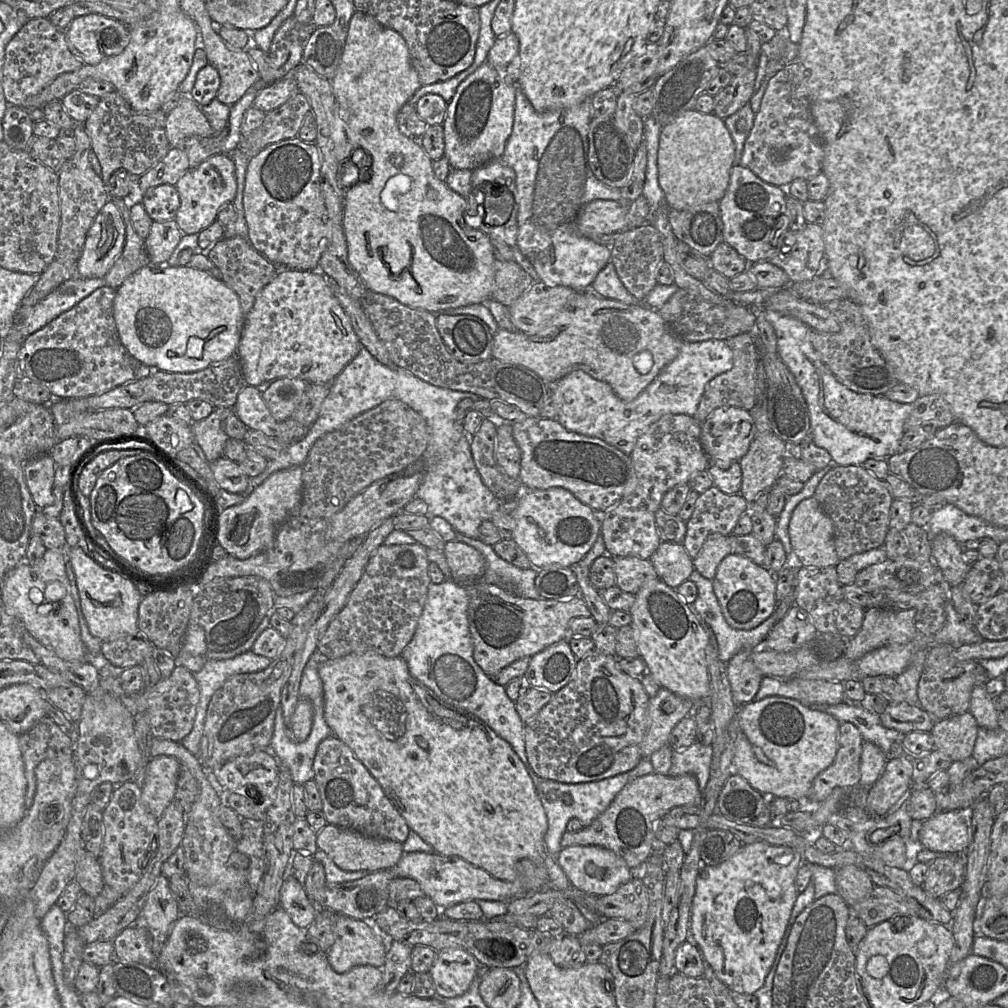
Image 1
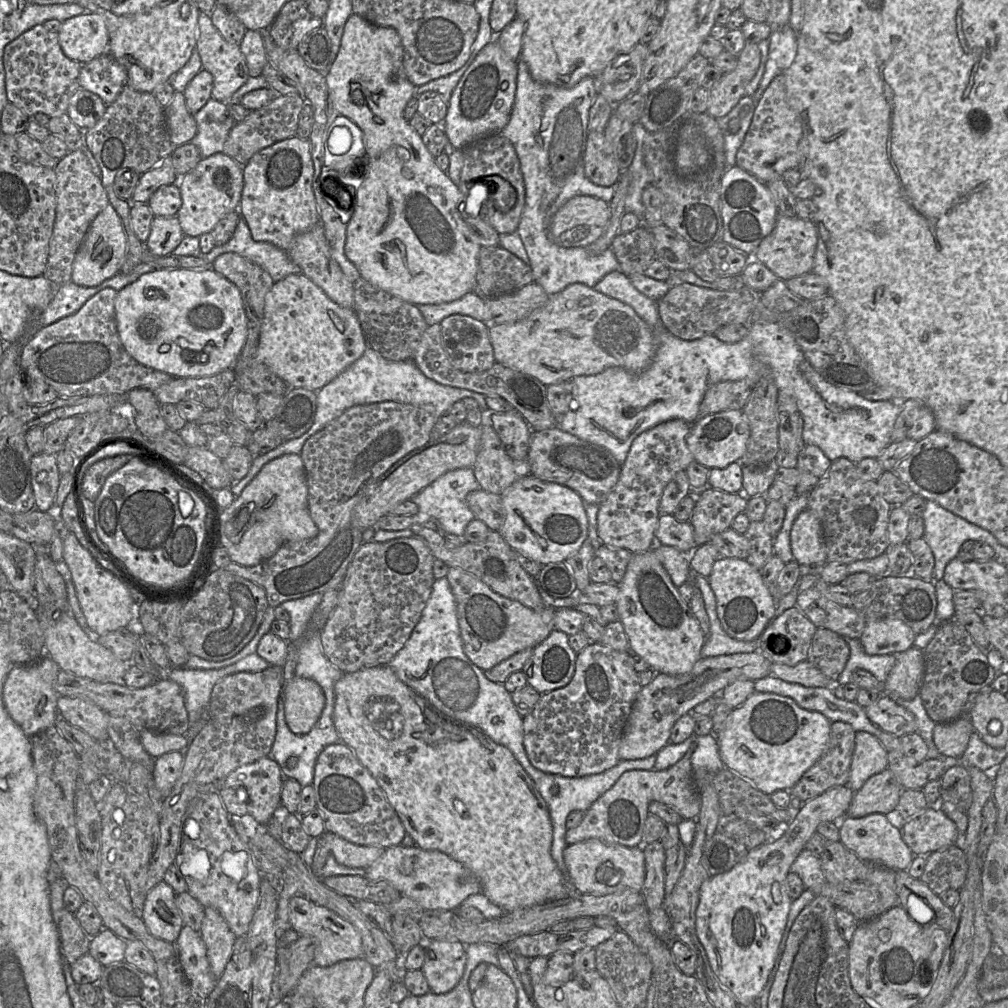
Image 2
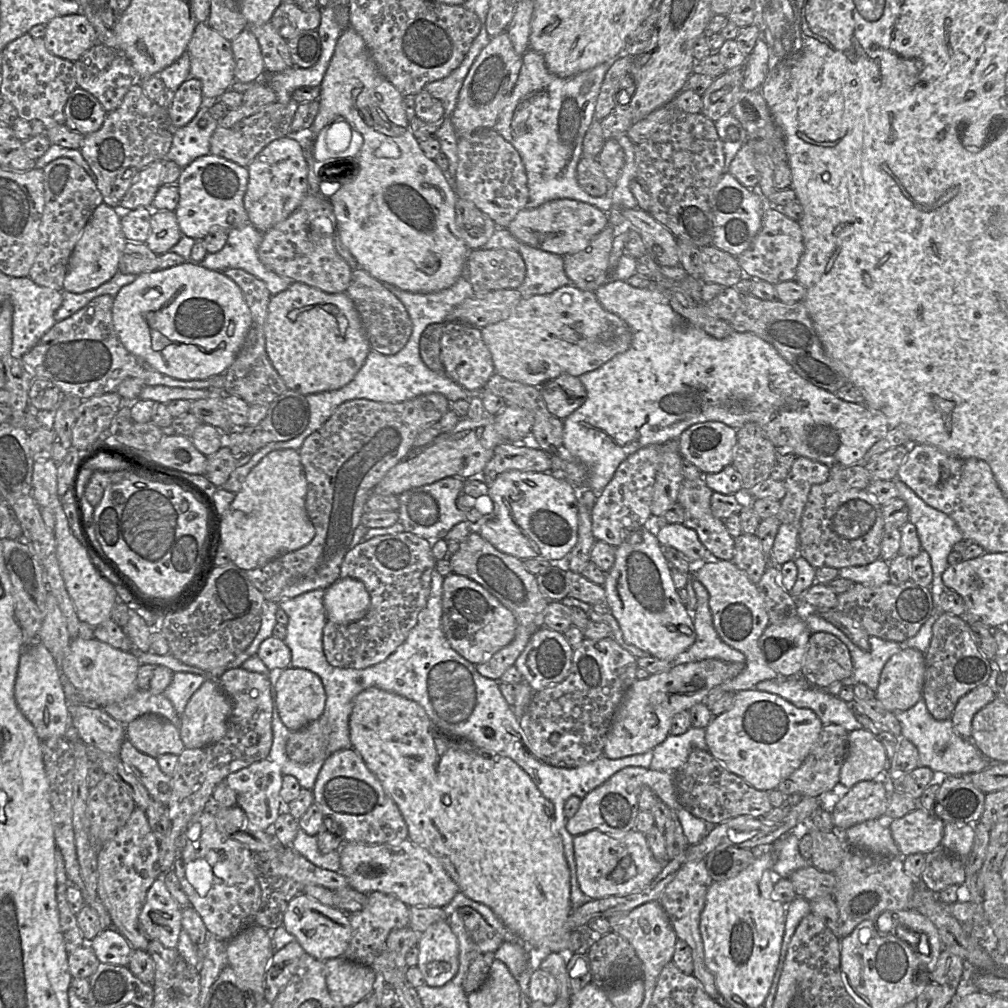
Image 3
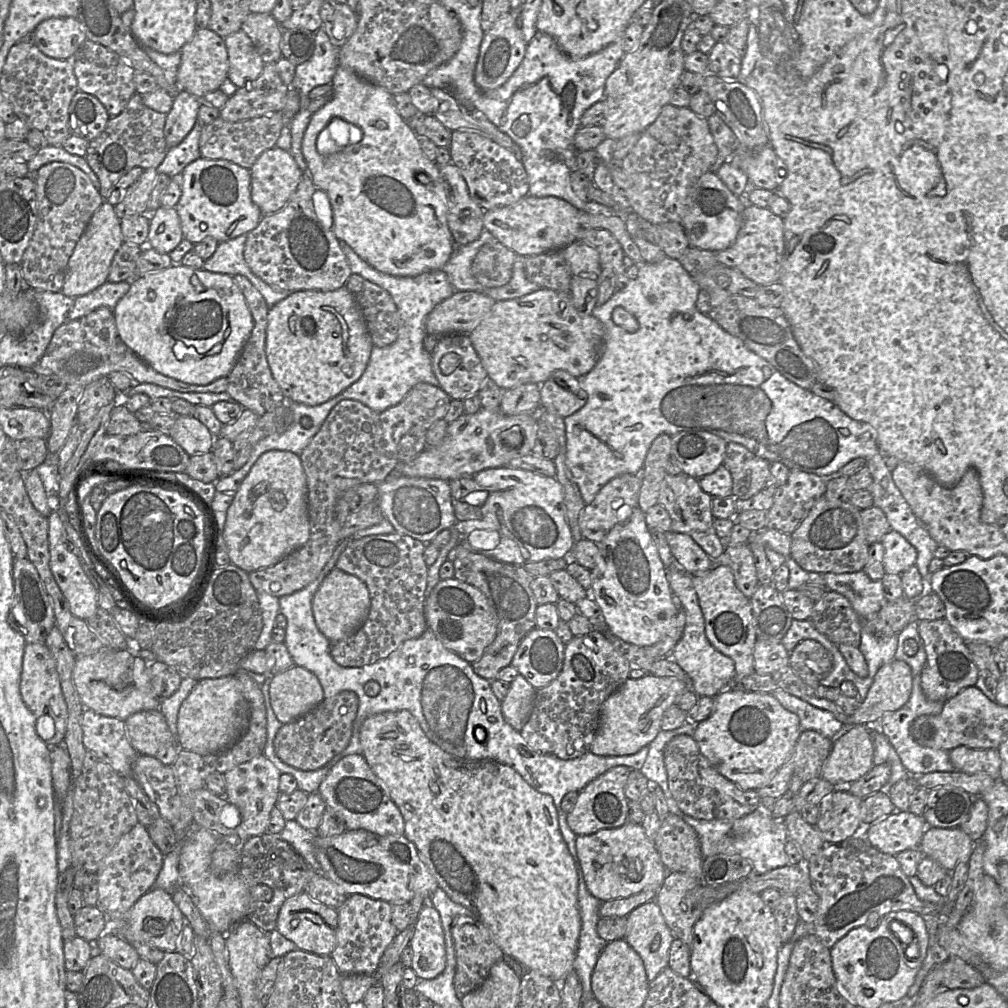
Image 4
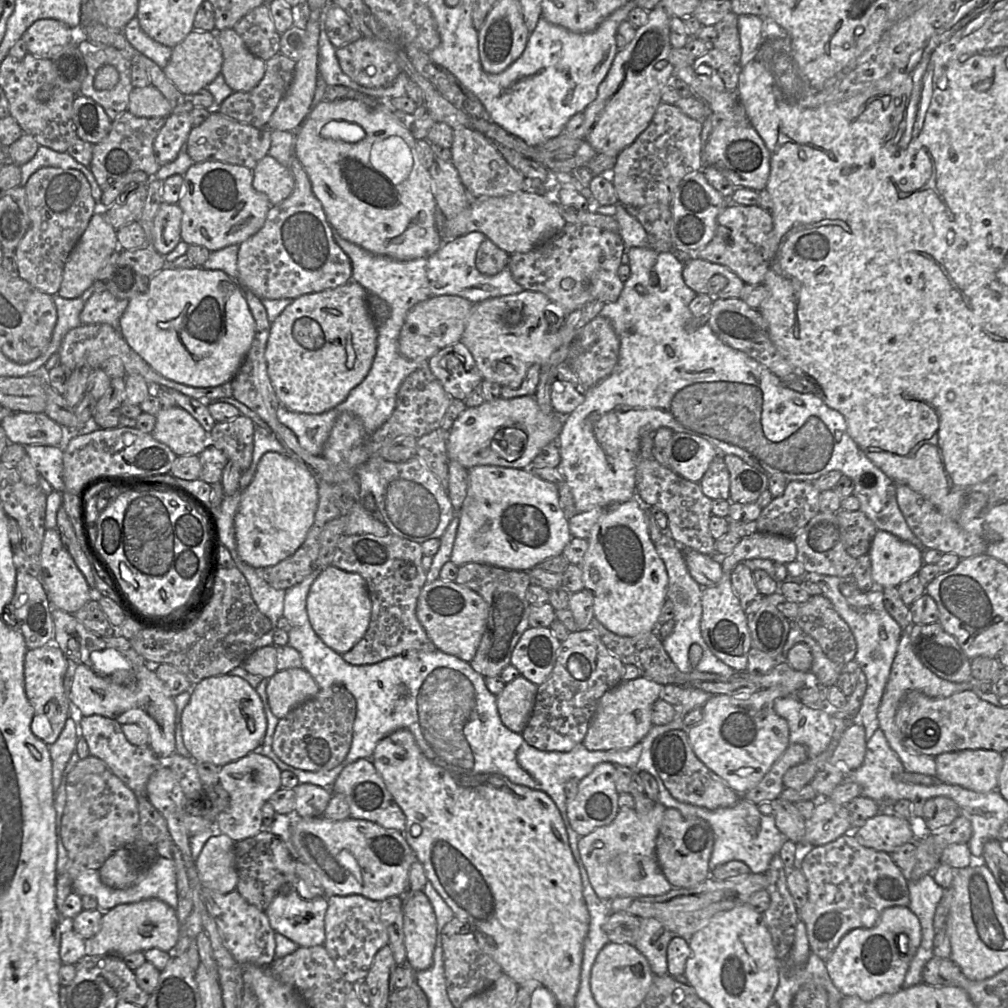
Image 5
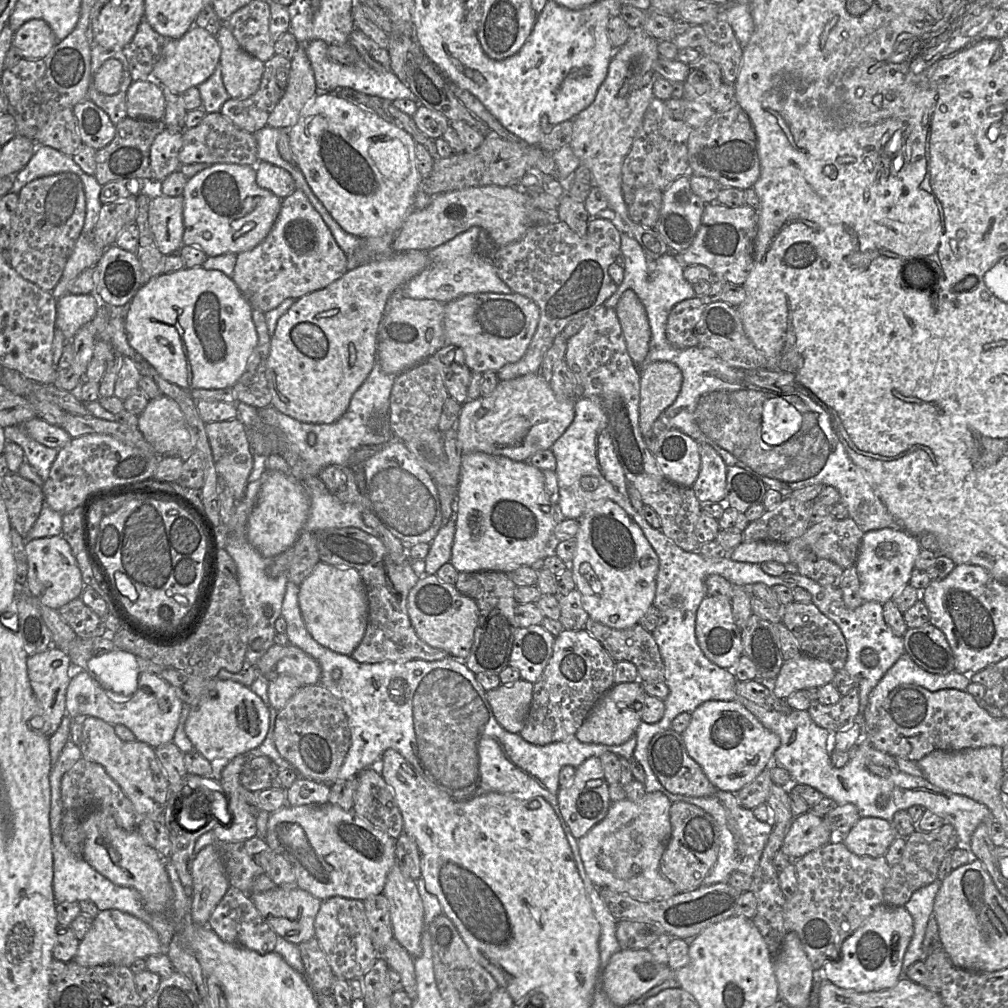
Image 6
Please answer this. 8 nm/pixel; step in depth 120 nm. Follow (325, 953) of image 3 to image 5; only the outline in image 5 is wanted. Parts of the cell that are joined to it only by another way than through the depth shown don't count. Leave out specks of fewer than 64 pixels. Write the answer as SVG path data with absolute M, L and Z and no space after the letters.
M295 891L281 892L268 909L266 916L275 934L294 942L299 948L324 946L327 898L303 899Z

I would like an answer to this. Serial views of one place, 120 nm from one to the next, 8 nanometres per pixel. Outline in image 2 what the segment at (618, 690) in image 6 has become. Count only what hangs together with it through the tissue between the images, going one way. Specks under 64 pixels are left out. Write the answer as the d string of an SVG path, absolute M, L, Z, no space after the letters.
M754 651L700 658L691 671L681 675L656 673L652 681L641 688L633 703L619 745L619 760L637 760L656 755L670 741L672 727L681 716L690 713L696 705L709 697L719 695L726 686L736 680L756 681L767 677L770 675L771 664L760 651Z

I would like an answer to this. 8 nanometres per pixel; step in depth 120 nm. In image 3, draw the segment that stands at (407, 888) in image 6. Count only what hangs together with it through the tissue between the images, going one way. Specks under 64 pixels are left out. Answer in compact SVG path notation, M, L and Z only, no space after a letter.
M438 921L419 934L417 968L429 986L442 986L459 968L459 944L446 921Z

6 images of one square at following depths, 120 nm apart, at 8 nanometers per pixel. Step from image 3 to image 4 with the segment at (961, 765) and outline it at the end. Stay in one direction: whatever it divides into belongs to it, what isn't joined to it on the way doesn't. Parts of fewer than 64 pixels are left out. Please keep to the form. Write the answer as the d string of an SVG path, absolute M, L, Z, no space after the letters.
M914 621L907 625L898 634L898 646L894 659L906 662L912 671L912 691L908 702L896 711L886 713L878 722L878 729L888 738L891 745L899 755L901 762L908 773L912 776L919 776L932 772L954 772L957 771L949 759L950 750L933 749L919 745L911 735L911 726L913 722L923 715L938 715L941 713L944 702L929 700L921 686L921 673L926 664L926 652L922 642L918 642L918 650L915 655L909 656L904 652L903 645L905 639L914 639L915 629L918 627Z

